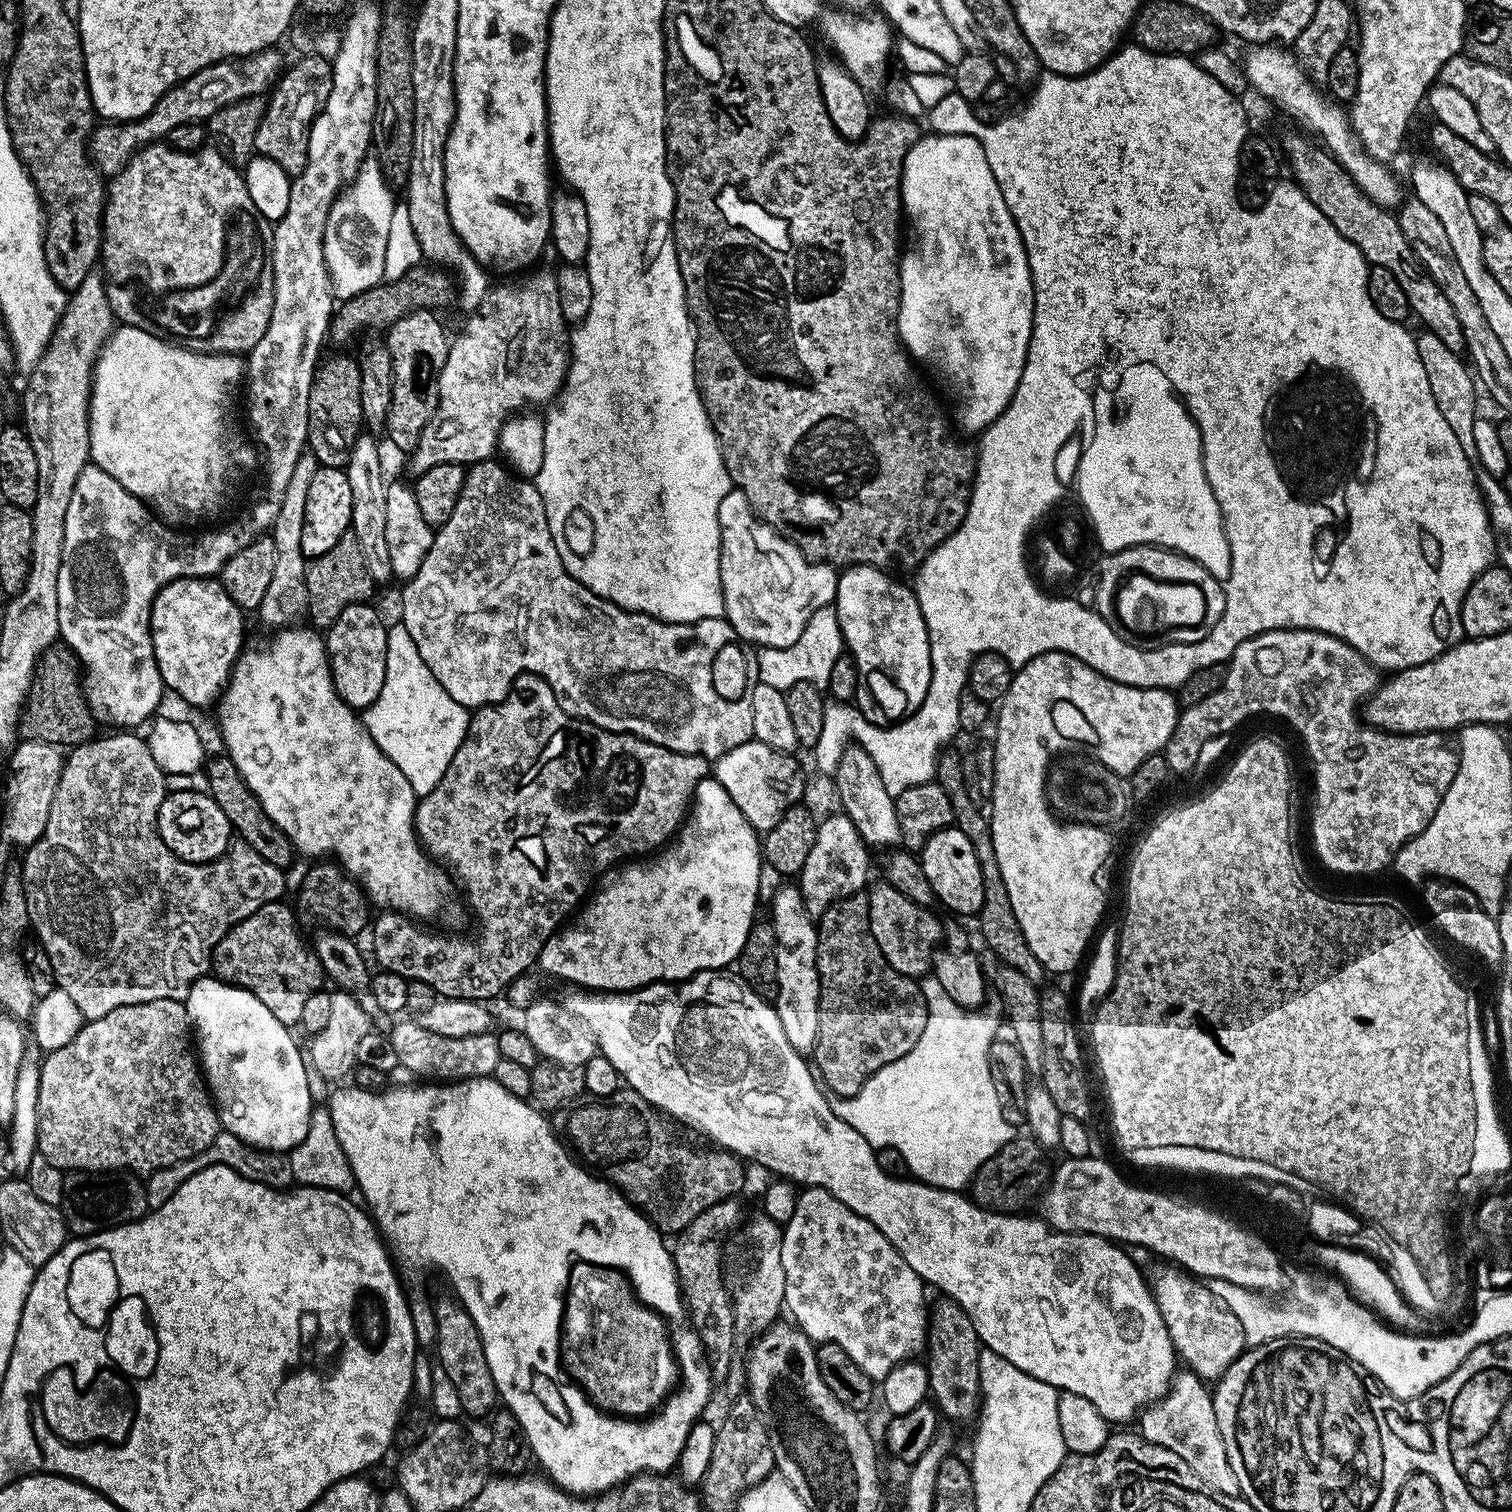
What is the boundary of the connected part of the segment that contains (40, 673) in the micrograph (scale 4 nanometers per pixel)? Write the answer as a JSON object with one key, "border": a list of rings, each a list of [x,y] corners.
{"border":[[[63,642],[51,644],[41,654],[28,692],[26,711],[22,717],[22,732],[29,740],[41,740],[61,746],[85,744],[97,735],[98,721],[92,715],[84,696],[82,665],[74,650]]]}

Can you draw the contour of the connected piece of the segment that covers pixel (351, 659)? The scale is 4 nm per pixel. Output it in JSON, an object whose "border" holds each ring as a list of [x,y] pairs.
{"border":[[[365,602],[346,606],[326,632],[328,661],[332,667],[334,686],[343,700],[357,710],[369,708],[382,690],[386,678],[386,642],[389,625]]]}

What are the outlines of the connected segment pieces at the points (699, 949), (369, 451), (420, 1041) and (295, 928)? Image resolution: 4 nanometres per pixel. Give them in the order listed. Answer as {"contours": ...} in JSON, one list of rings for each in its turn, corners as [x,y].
{"contours":[[[[705,778],[698,782],[696,795],[693,796],[690,811],[679,829],[678,839],[671,846],[665,847],[655,858],[645,860],[648,860],[645,864],[636,864],[640,862],[625,863],[623,866],[609,871],[603,877],[602,883],[591,893],[590,899],[583,905],[583,908],[585,907],[584,913],[582,913],[582,908],[582,911],[575,919],[565,923],[542,946],[538,968],[541,968],[548,976],[557,976],[560,980],[569,980],[570,983],[576,984],[572,986],[579,986],[584,990],[591,990],[592,992],[632,992],[636,988],[645,988],[647,984],[687,980],[695,976],[697,972],[724,970],[727,969],[726,966],[731,960],[732,963],[739,961],[740,951],[746,942],[746,934],[750,934],[754,923],[752,915],[756,912],[756,899],[760,896],[762,840],[750,826],[750,822],[746,822],[742,810],[738,810],[738,806],[734,806],[734,798],[730,798],[730,794],[726,794],[726,790],[716,779]]],[[[362,434],[354,442],[346,469],[350,478],[350,498],[352,499],[352,531],[362,546],[362,556],[366,558],[366,570],[373,585],[380,586],[393,579],[390,566],[390,550],[386,550],[386,494],[388,484],[384,480],[384,464],[380,461],[377,437]]],[[[408,1018],[401,1024],[400,1021],[393,1023],[390,1039],[394,1054],[398,1054],[399,1067],[428,1082],[455,1082],[491,1076],[494,1066],[498,1066],[500,1061],[498,1042],[492,1032],[470,1034],[468,1038],[442,1038],[442,1034],[430,1034],[430,1030],[422,1030],[415,1019]]],[[[284,902],[262,906],[229,928],[212,951],[211,971],[225,984],[235,984],[254,994],[254,998],[258,998],[258,1002],[262,1002],[266,1010],[278,1018],[278,1022],[289,1026],[299,1025],[306,998],[321,991],[326,984],[324,967],[315,951],[304,945],[296,916]]]]}

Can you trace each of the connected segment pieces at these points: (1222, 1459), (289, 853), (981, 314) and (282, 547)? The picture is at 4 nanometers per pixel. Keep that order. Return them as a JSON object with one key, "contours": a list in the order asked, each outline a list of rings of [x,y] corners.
{"contours":[[[[1180,1370],[1172,1378],[1172,1387],[1167,1396],[1149,1403],[1139,1413],[1139,1435],[1152,1444],[1166,1446],[1166,1450],[1174,1450],[1206,1486],[1214,1486],[1222,1494],[1240,1496],[1238,1478],[1234,1478],[1234,1470],[1230,1466],[1230,1458],[1226,1458],[1226,1446],[1222,1442],[1222,1434],[1218,1430],[1218,1422],[1214,1414],[1212,1397],[1205,1381],[1190,1371]]],[[[227,754],[219,755],[213,760],[211,757],[203,769],[206,778],[209,779],[209,795],[214,798],[214,802],[218,802],[222,814],[226,814],[226,818],[238,833],[239,839],[248,844],[250,850],[262,854],[262,858],[266,858],[266,862],[270,862],[274,867],[288,870],[292,859],[297,859],[296,848],[290,842],[290,838],[286,838],[286,834],[282,834],[282,830],[264,813],[258,798],[252,793],[250,786],[246,786],[242,774],[238,774],[238,766],[234,766],[234,762]]],[[[935,134],[921,135],[920,139],[916,141],[910,151],[906,154],[904,165],[902,166],[902,178],[900,179],[900,207],[903,215],[912,223],[912,245],[907,245],[906,251],[900,257],[900,309],[898,310],[898,318],[896,319],[896,333],[900,336],[900,343],[904,345],[904,349],[908,351],[909,356],[917,365],[925,364],[954,395],[956,400],[956,420],[960,423],[960,428],[964,432],[976,432],[975,434],[983,433],[984,429],[989,428],[992,423],[997,420],[999,416],[1006,410],[1006,406],[1014,398],[1014,390],[1020,382],[1022,372],[1024,370],[1025,362],[1027,360],[1029,340],[1032,334],[1032,318],[1033,308],[1035,305],[1035,292],[1032,286],[1032,274],[1029,270],[1028,254],[1024,250],[1024,242],[1020,237],[1018,226],[1014,222],[1014,218],[1010,214],[1010,210],[1006,206],[1006,198],[1002,198],[1002,190],[998,186],[998,178],[994,178],[994,170],[990,170],[990,162],[986,162],[986,150],[982,150],[982,146],[974,138],[969,136],[955,136],[954,134],[946,134],[945,136],[938,136]]],[[[311,454],[298,458],[294,466],[294,474],[290,474],[290,486],[286,486],[286,494],[282,498],[282,510],[278,510],[278,518],[270,529],[274,550],[278,550],[278,559],[274,562],[274,574],[270,577],[270,587],[262,597],[258,609],[260,620],[268,630],[299,625],[308,615],[308,591],[306,590],[308,566],[306,557],[302,554],[302,522],[306,518],[306,494],[310,490],[310,482],[314,478],[317,467],[316,457]]]]}

